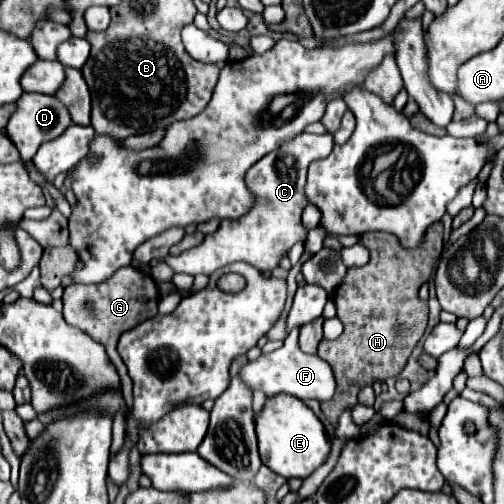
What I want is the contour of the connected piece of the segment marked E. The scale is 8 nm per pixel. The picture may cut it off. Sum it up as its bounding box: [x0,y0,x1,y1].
[255,396,331,478]

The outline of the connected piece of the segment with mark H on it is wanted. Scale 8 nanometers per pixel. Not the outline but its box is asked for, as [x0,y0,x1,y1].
[317,222,443,422]

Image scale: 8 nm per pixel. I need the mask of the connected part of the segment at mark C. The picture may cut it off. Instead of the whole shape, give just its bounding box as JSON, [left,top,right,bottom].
[164,134,333,276]

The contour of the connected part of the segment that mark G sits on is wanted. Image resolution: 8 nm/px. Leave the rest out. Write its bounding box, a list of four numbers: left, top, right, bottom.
[63,266,159,408]

